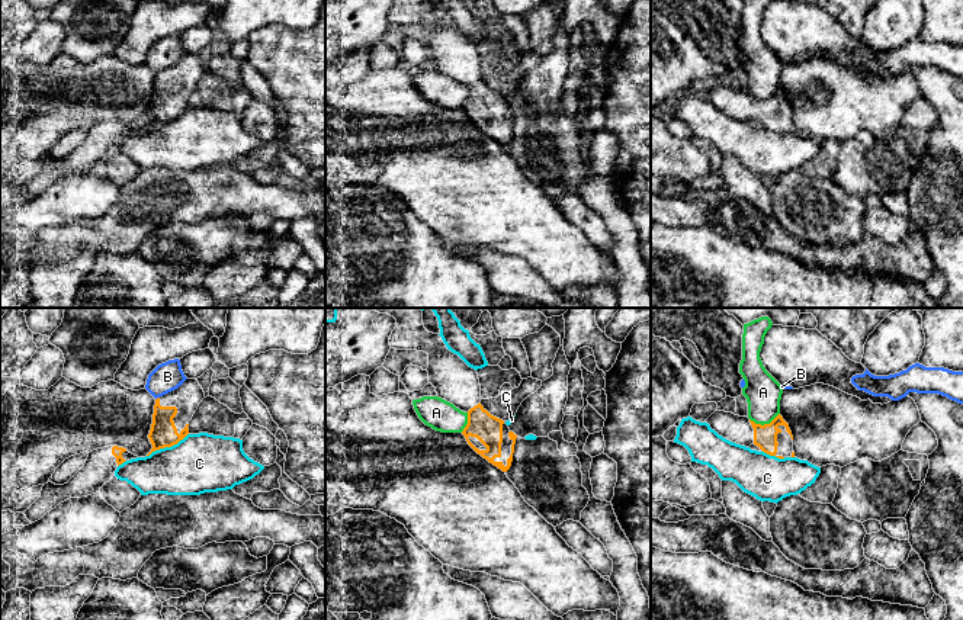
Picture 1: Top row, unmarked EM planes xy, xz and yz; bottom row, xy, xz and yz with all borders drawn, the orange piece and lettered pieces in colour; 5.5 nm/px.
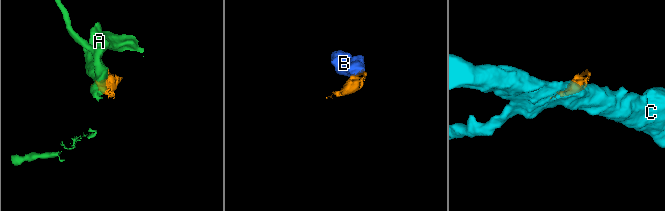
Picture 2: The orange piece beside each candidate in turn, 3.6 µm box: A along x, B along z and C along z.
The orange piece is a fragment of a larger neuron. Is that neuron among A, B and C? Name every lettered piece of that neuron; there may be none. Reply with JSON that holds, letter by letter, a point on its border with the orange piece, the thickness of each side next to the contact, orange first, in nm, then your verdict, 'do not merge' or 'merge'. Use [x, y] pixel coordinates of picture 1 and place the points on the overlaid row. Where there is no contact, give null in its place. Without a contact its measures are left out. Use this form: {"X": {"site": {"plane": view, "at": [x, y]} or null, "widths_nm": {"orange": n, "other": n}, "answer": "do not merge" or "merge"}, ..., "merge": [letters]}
{"A": {"site": {"plane": "yz", "at": [764, 424]}, "widths_nm": {"orange": 130, "other": 200}, "answer": "do not merge"}, "B": {"site": {"plane": "xy", "at": [157, 398]}, "widths_nm": {"orange": 150, "other": 160}, "answer": "do not merge"}, "C": {"site": {"plane": "xy", "at": [167, 446]}, "widths_nm": {"orange": 150, "other": 320}, "answer": "do not merge"}, "merge": []}

